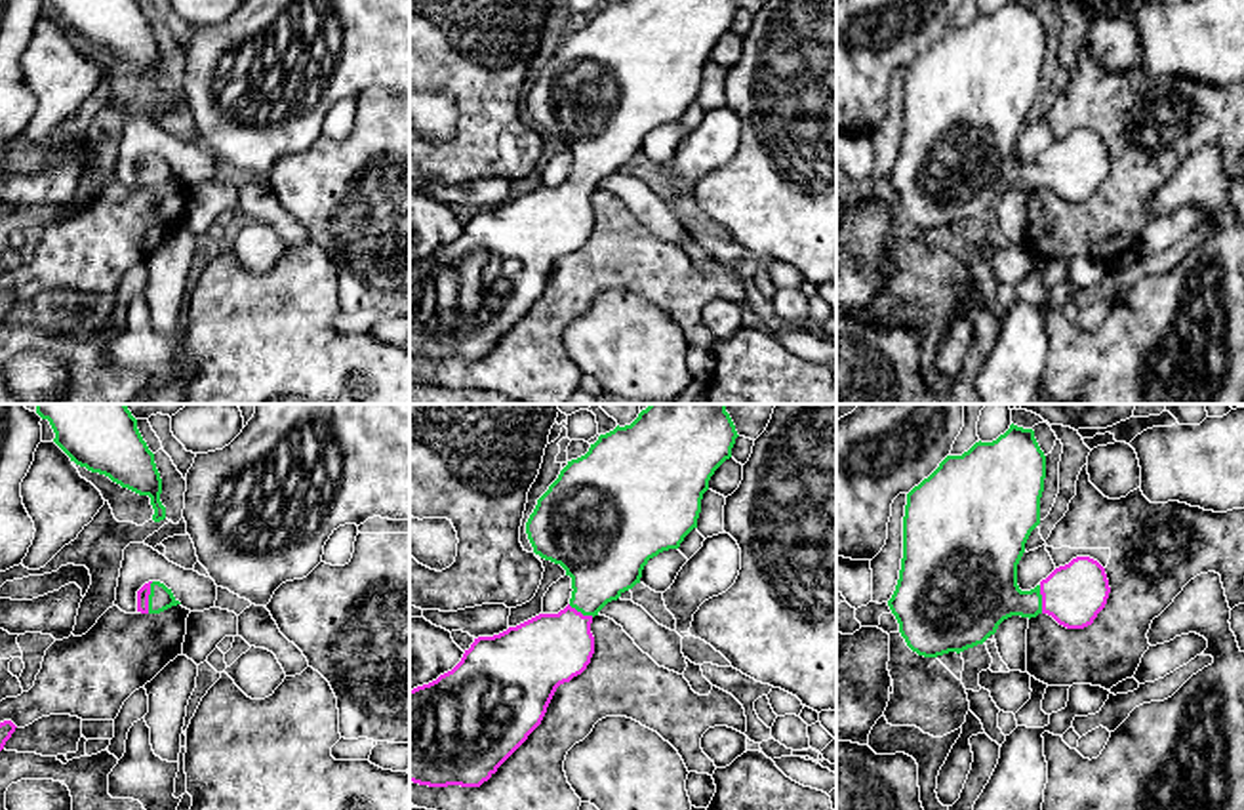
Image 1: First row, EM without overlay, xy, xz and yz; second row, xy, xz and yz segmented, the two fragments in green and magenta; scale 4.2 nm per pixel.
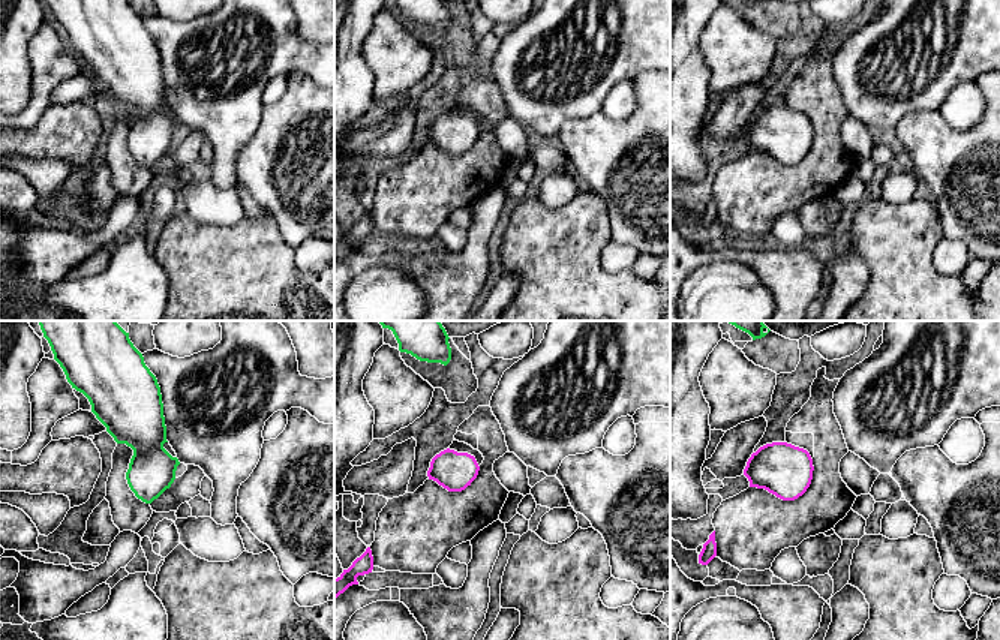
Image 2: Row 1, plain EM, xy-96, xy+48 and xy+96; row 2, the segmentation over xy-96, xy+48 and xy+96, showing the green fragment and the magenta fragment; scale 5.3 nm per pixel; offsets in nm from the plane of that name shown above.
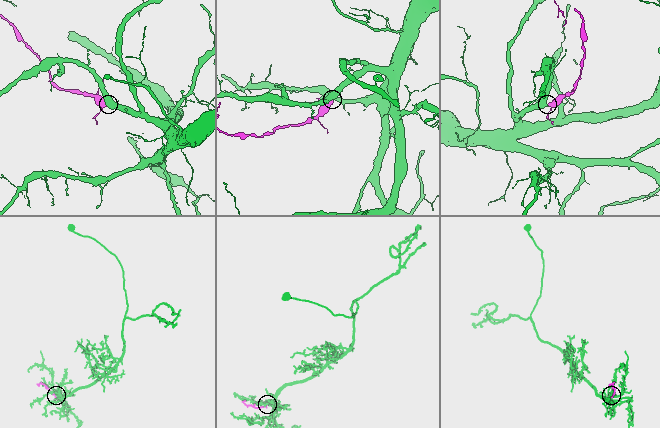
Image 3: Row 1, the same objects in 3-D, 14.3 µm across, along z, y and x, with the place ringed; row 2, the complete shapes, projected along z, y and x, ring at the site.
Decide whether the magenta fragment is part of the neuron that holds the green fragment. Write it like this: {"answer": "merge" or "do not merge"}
{"answer": "merge"}

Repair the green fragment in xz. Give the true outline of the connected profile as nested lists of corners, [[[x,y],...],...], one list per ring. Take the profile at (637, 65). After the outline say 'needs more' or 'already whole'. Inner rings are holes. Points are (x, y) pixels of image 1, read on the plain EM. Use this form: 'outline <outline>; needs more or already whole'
outline [[[615,0],[600,8],[589,25],[568,34],[537,72],[526,95],[533,126],[560,137],[572,151],[570,177],[558,187],[539,187],[493,210],[478,210],[461,234],[436,253],[410,263],[410,354],[429,360],[480,360],[541,297],[564,255],[581,248],[594,227],[592,191],[640,156],[650,132],[678,122],[697,101],[703,67],[714,44],[732,30],[735,0]]]; needs more

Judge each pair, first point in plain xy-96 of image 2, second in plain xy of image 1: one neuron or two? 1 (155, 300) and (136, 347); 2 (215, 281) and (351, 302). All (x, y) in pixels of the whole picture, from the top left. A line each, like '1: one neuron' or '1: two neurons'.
1: one neuron
2: two neurons

